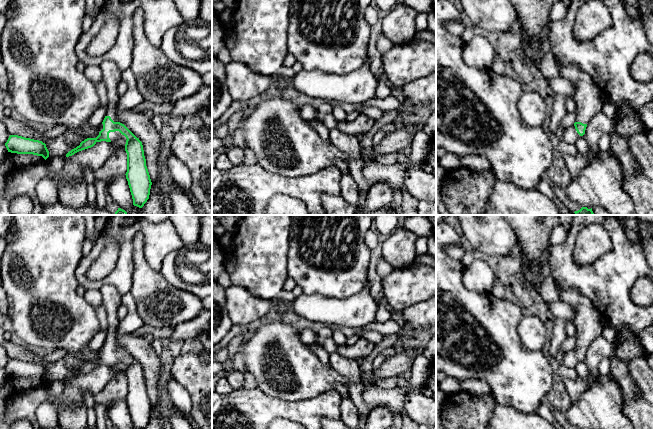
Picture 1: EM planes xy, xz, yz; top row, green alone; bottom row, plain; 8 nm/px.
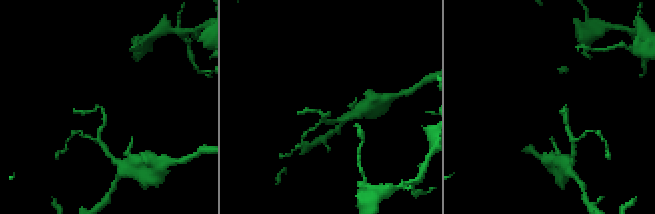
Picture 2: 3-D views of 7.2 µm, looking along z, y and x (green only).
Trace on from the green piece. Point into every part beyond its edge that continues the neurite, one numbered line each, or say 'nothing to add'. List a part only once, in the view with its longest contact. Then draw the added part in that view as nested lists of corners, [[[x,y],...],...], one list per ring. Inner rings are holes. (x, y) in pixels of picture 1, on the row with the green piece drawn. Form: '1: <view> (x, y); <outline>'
1: xy (114, 136); [[[119,131],[110,132],[109,138],[110,138],[111,142],[115,142],[118,140],[122,140],[122,141],[126,142],[126,140],[127,140],[126,137],[124,135],[122,135]]]

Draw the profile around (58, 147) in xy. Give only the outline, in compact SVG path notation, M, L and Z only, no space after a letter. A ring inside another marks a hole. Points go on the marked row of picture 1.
M64 135L50 140L46 147L49 151L49 157L66 157L66 154L72 149L79 146L80 143L69 142L65 139Z

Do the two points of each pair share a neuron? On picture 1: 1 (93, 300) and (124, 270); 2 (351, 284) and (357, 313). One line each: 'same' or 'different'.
1: different
2: different

